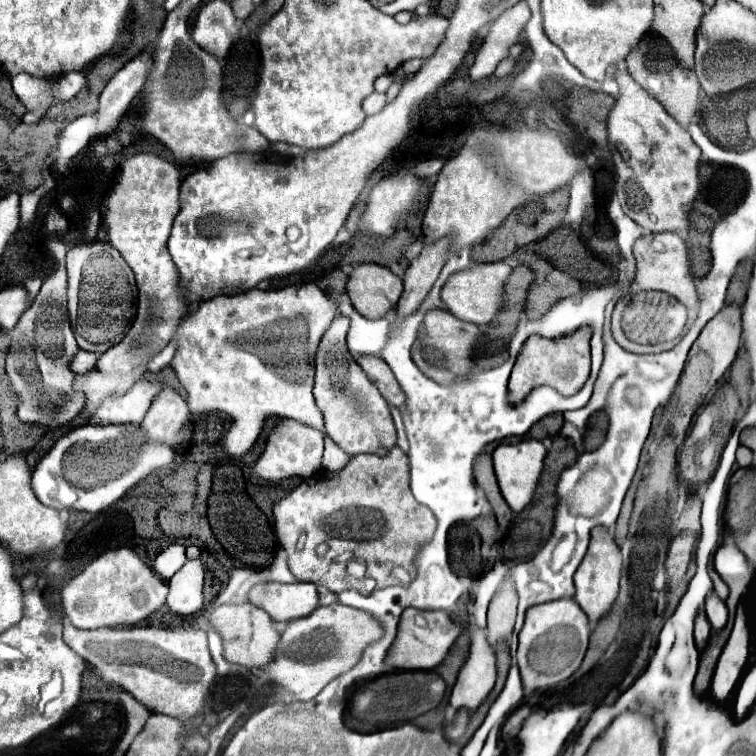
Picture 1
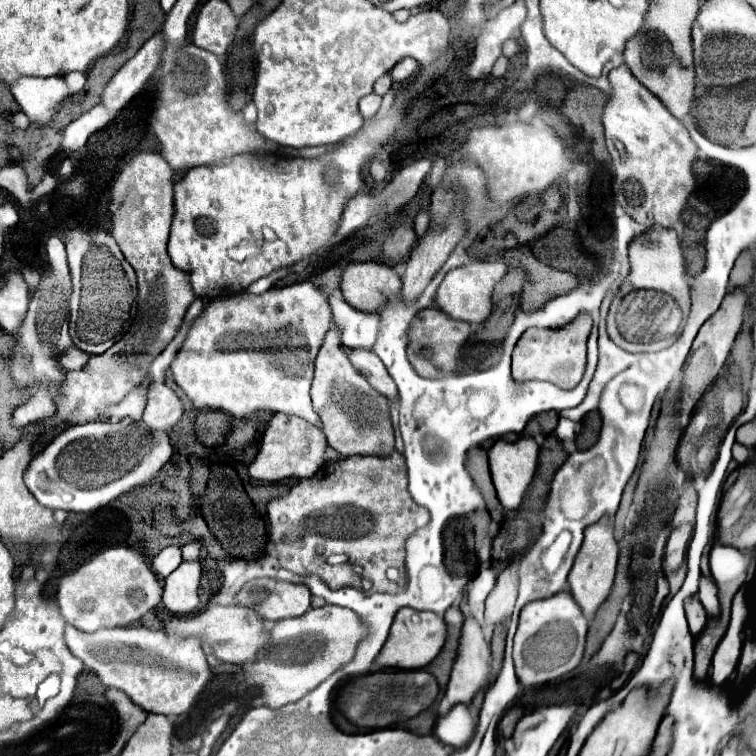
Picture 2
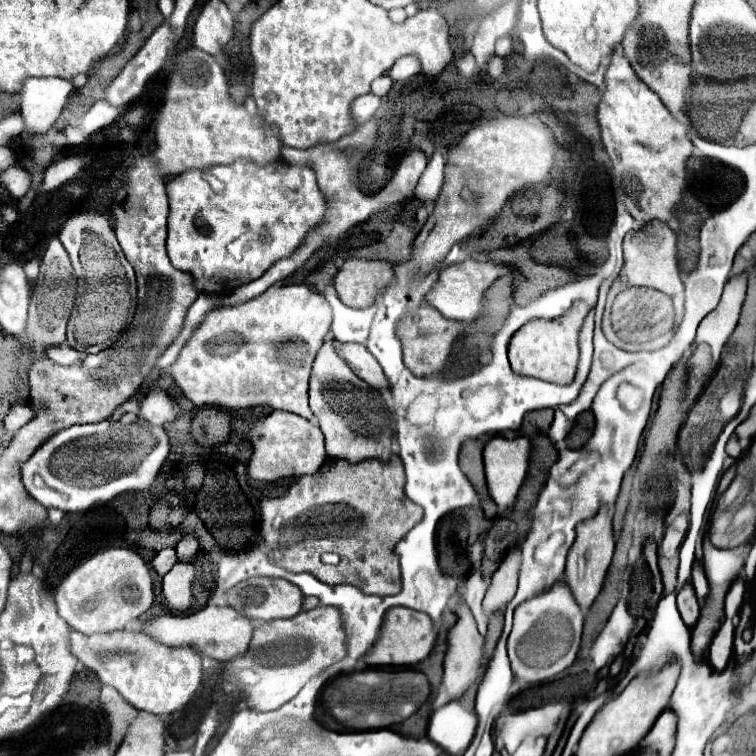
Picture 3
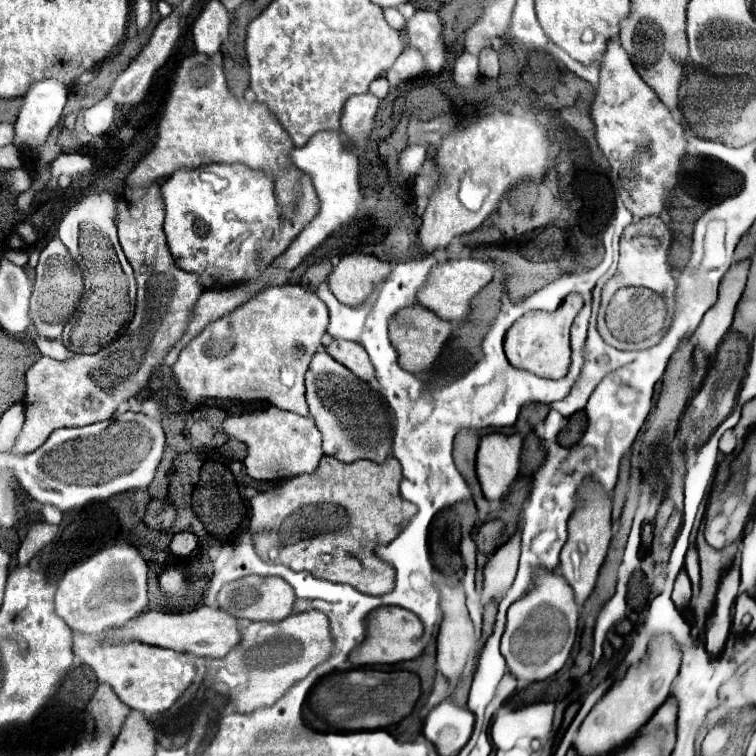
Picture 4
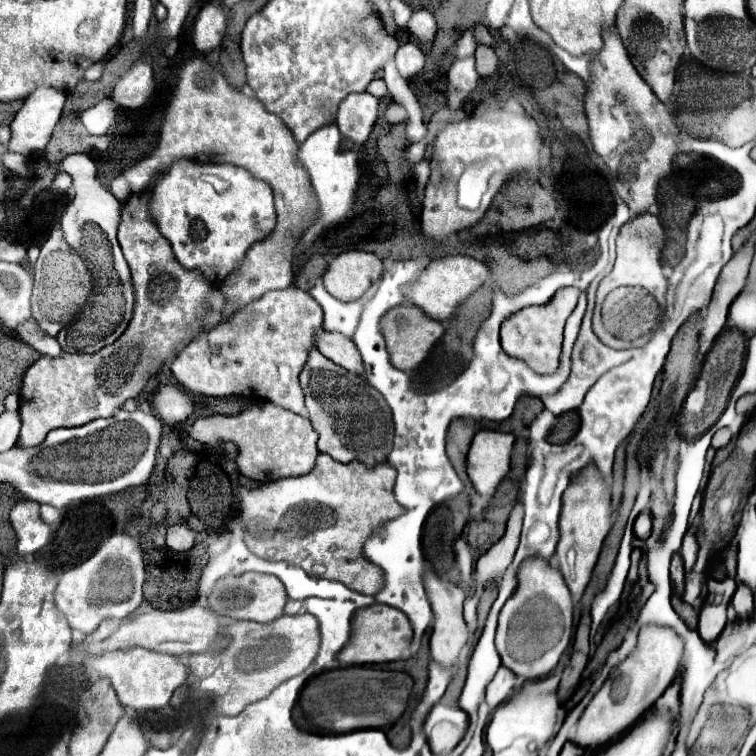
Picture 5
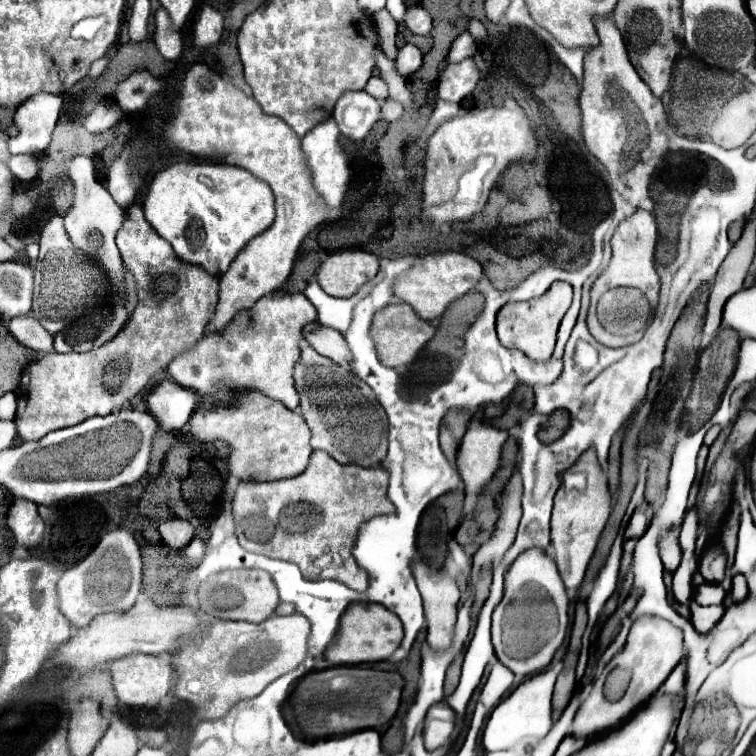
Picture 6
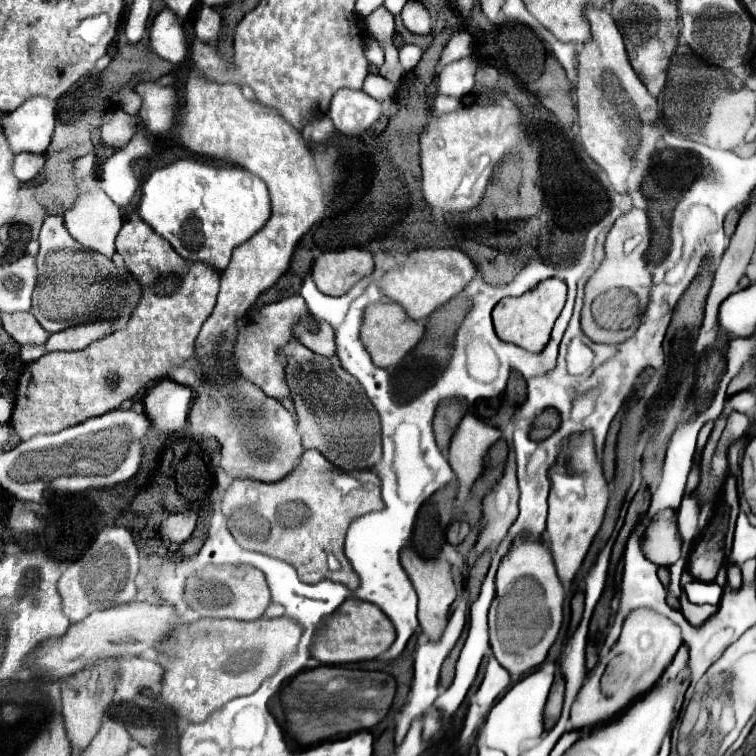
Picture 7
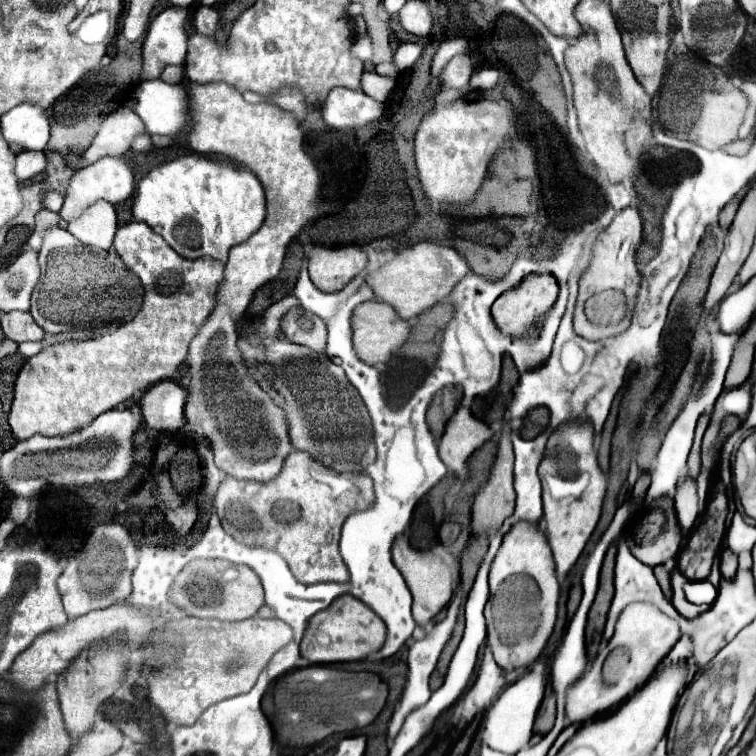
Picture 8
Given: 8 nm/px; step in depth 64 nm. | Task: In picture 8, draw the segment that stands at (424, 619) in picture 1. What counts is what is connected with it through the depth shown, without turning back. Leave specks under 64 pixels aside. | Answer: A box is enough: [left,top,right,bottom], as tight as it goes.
[300,594,384,664]

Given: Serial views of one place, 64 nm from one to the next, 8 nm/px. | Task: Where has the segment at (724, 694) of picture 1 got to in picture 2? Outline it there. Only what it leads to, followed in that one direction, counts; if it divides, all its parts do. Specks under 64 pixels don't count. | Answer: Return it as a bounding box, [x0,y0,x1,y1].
[710,596,746,684]

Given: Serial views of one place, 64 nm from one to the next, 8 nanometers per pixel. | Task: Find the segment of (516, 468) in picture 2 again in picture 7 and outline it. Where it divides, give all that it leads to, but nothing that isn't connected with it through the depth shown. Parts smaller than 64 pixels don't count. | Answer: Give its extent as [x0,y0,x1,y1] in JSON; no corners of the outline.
[448,412,500,500]

